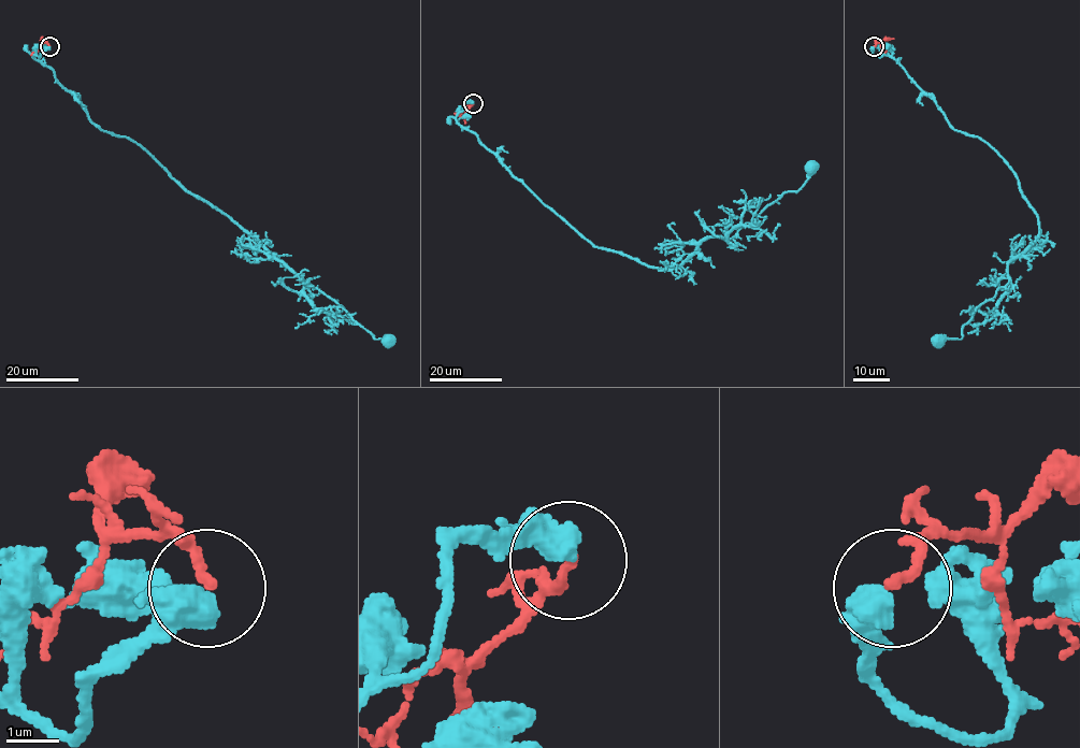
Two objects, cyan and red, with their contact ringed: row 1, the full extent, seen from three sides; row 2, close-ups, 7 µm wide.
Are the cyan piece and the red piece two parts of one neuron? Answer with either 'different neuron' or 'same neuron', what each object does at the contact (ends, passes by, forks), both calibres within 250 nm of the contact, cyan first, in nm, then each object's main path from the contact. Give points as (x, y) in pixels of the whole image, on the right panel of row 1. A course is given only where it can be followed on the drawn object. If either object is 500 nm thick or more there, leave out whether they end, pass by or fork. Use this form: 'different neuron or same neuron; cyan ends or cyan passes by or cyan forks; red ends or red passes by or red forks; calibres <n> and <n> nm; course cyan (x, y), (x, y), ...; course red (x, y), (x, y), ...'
different neuron; calibres 600 and 190 nm; course cyan (874, 46), (954, 129), (1003, 159), (1038, 220), (1038, 236), (1007, 264), (1008, 282), (960, 339), (938, 341); course red (874, 46), (881, 43), (887, 51), (883, 55)

